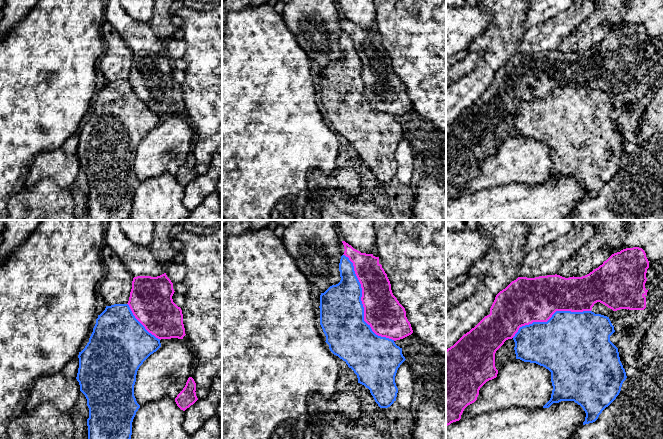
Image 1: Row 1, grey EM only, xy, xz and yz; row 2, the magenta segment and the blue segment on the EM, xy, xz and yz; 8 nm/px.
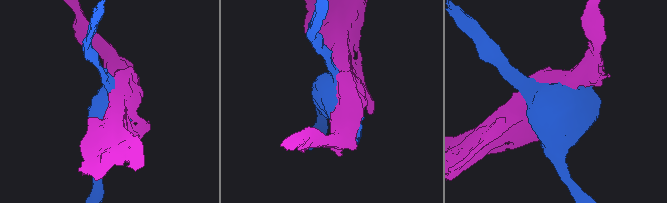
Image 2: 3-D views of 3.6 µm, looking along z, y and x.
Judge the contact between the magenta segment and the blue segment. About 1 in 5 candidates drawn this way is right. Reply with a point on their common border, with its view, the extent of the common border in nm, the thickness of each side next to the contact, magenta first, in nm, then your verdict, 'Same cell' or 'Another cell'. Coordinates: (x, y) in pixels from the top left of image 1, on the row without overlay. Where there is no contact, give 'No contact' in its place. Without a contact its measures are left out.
Touches magenta at xz (362, 79). Shared border 800 nm. Thickness 300 nm (magenta) against 360 nm. Another cell

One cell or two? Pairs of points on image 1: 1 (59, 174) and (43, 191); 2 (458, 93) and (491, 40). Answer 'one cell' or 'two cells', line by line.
1: two cells
2: one cell

